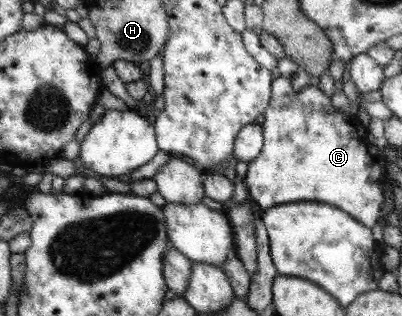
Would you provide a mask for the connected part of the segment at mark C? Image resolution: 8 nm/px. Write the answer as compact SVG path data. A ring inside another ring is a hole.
M277 75L272 80L272 97L270 104L264 109L264 117L259 123L262 133L263 145L260 154L248 162L248 170L243 179L248 201L254 205L256 211L268 209L272 205L294 203L294 201L320 201L326 205L336 205L337 209L344 211L362 222L368 229L380 217L382 207L382 179L384 179L385 163L376 163L378 159L370 157L364 127L360 127L354 118L354 125L342 117L332 105L326 95L322 95L317 86L302 87L298 93L292 91L290 81L286 77Z

